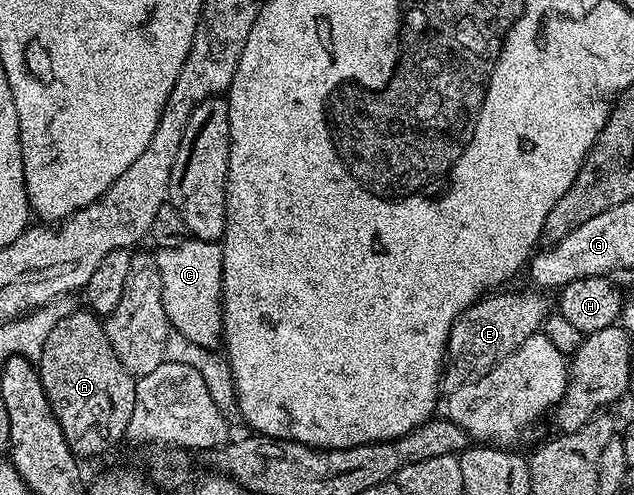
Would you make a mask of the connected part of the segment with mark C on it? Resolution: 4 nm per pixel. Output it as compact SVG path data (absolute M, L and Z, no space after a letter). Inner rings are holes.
M186 238L184 241L165 245L156 252L157 268L163 285L163 305L170 324L180 334L186 335L195 345L216 348L223 339L223 308L221 306L221 247L208 239Z

